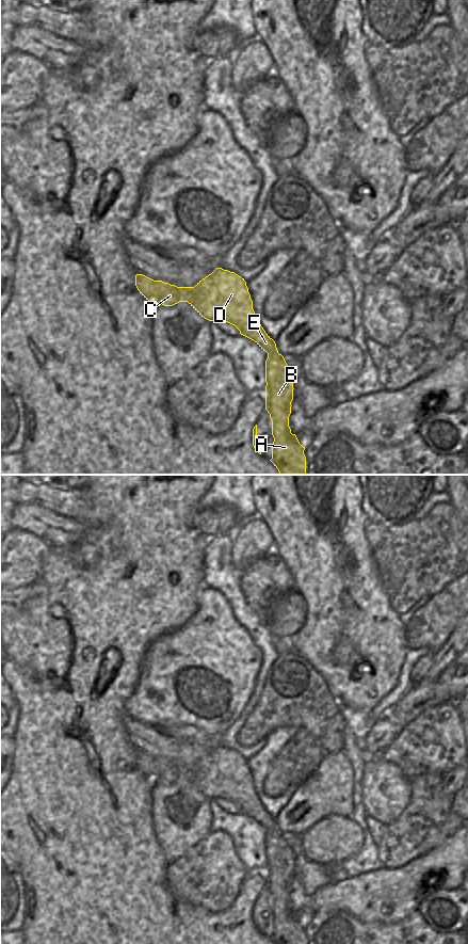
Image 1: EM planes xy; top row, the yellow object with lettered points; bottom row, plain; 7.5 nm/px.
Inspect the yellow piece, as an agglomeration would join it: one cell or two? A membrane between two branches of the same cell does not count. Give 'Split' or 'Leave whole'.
Split

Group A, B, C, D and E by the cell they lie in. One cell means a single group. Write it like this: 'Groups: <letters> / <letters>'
Groups: A B / C D E

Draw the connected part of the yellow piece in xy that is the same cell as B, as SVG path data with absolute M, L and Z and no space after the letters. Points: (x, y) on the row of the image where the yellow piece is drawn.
M268 353L265 361L265 410L272 420L272 459L280 475L306 475L306 457L296 435L291 433L289 416L295 377L279 353Z

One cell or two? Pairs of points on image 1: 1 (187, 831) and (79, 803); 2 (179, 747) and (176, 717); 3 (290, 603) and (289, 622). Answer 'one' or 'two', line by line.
1: two
2: two
3: one

